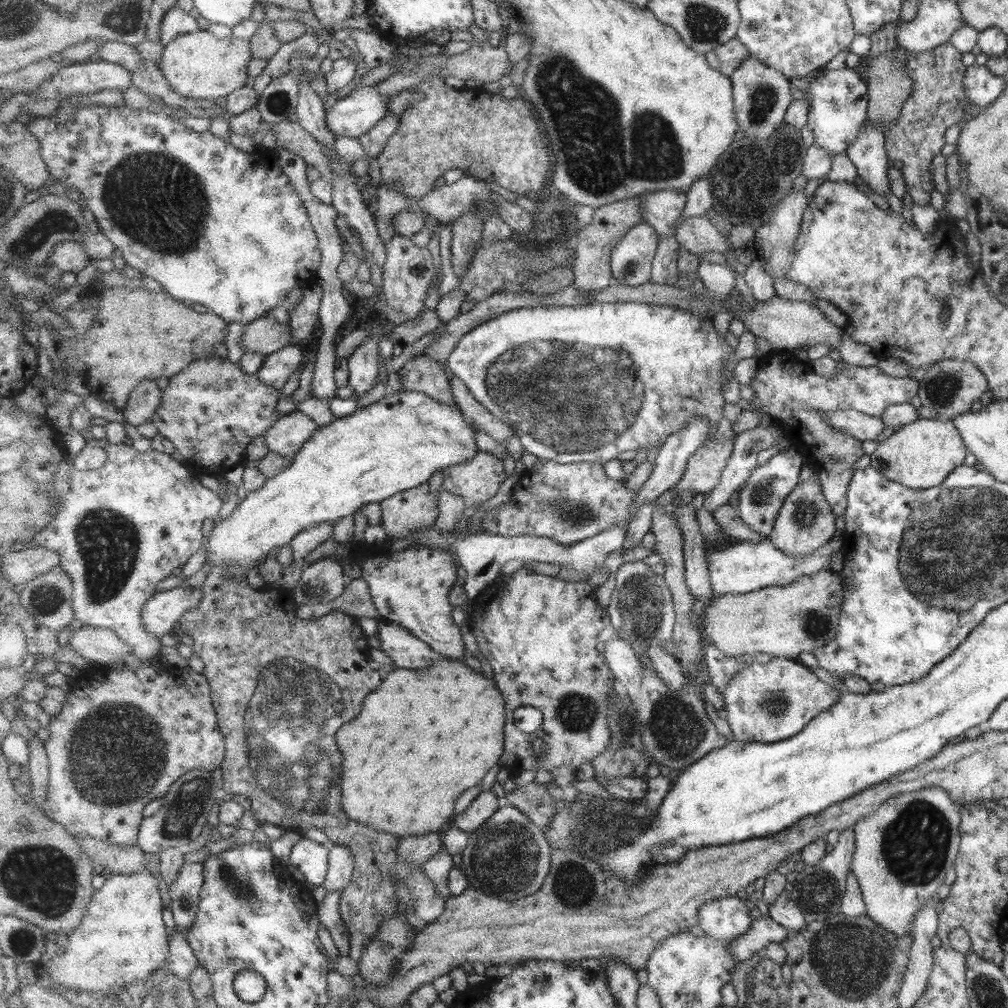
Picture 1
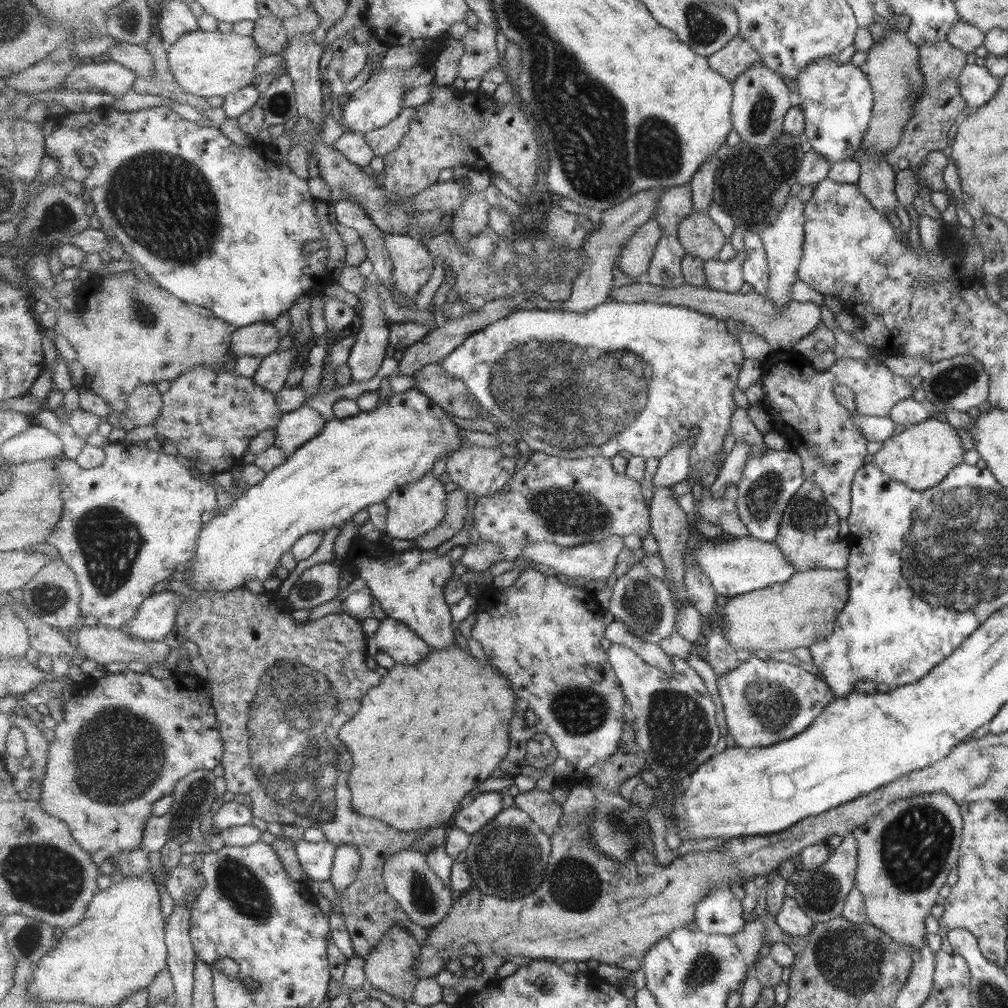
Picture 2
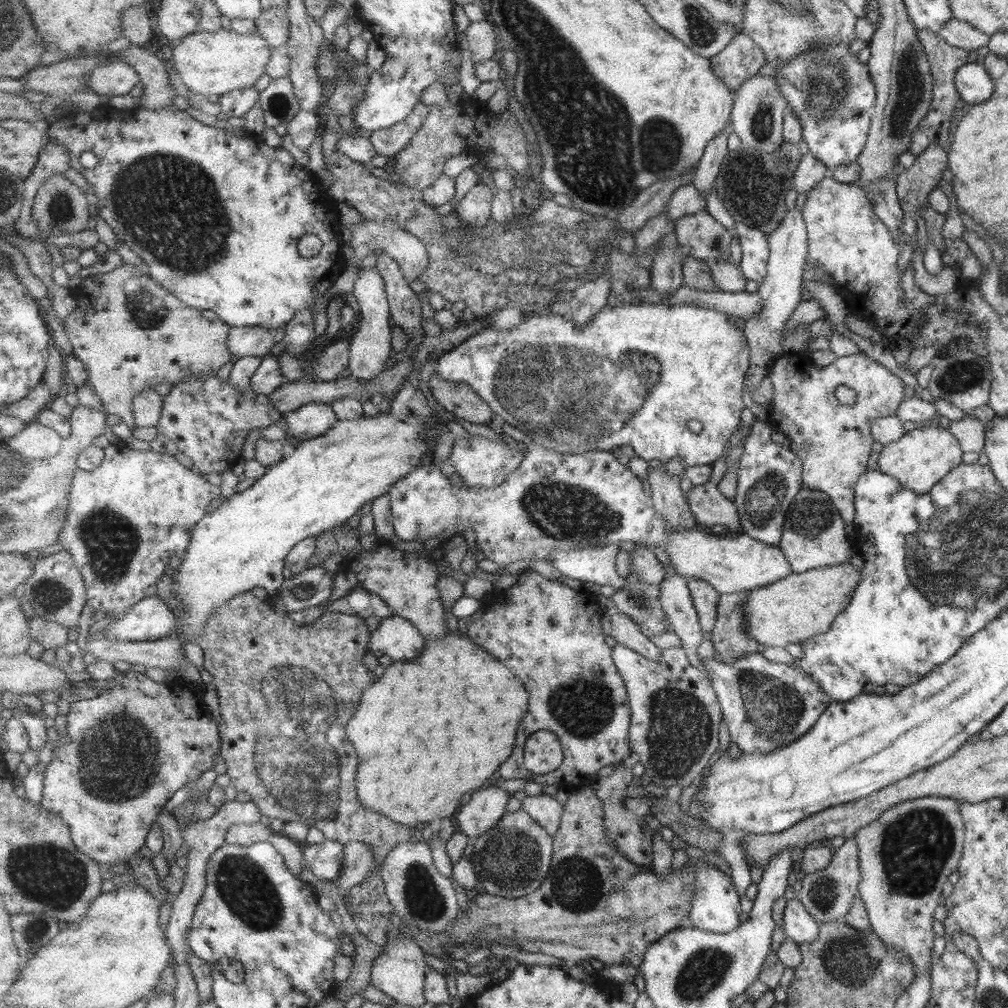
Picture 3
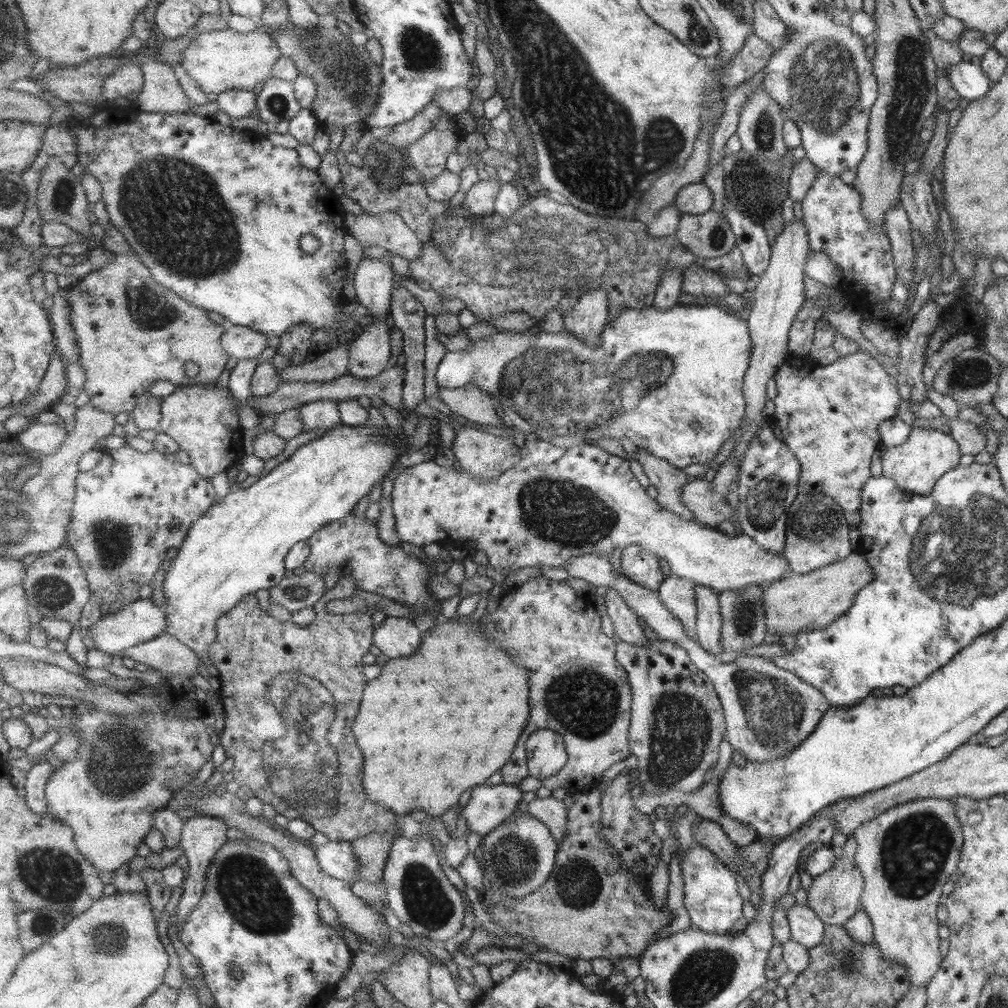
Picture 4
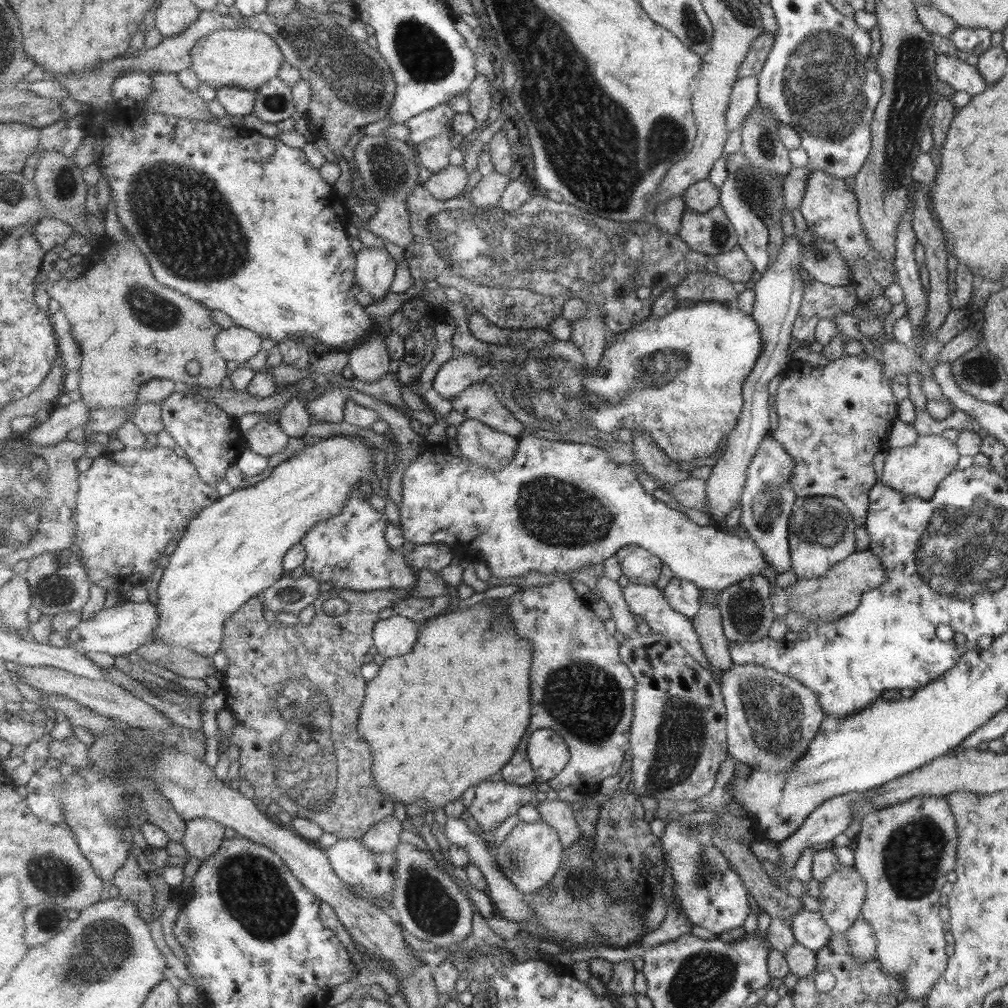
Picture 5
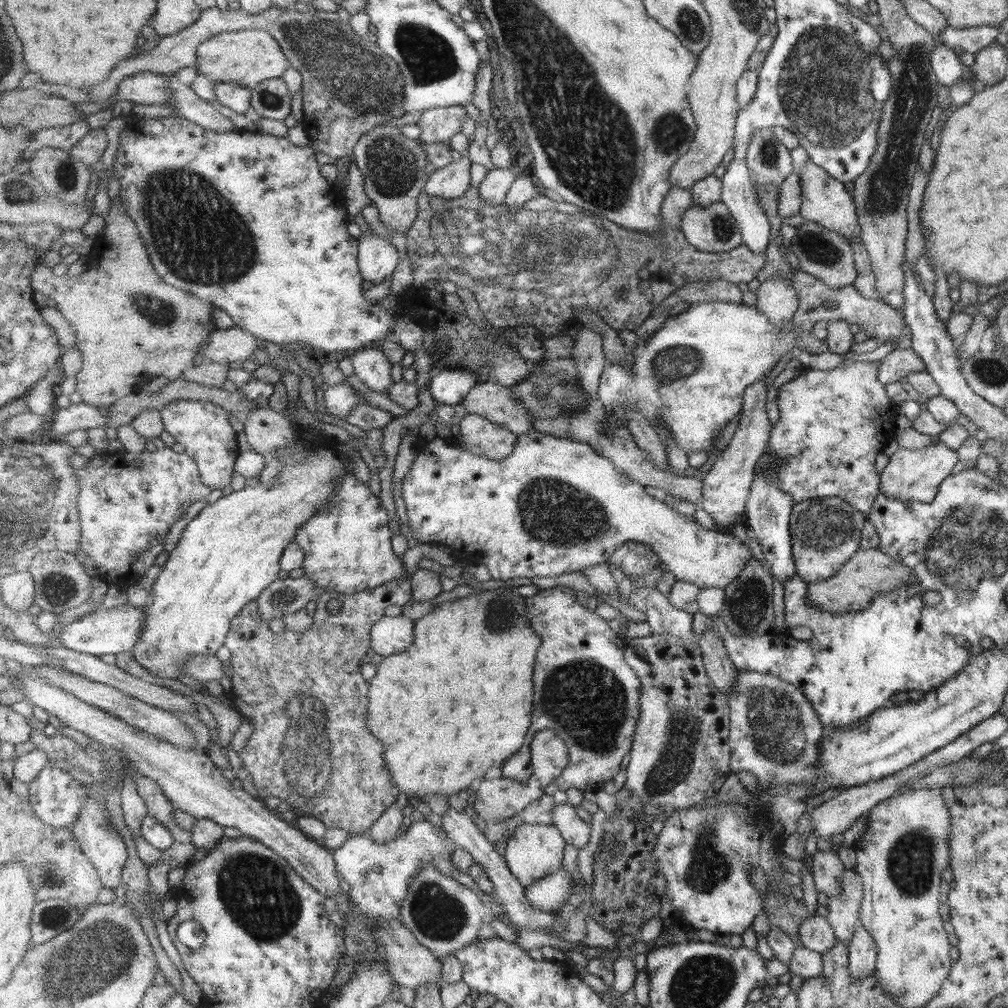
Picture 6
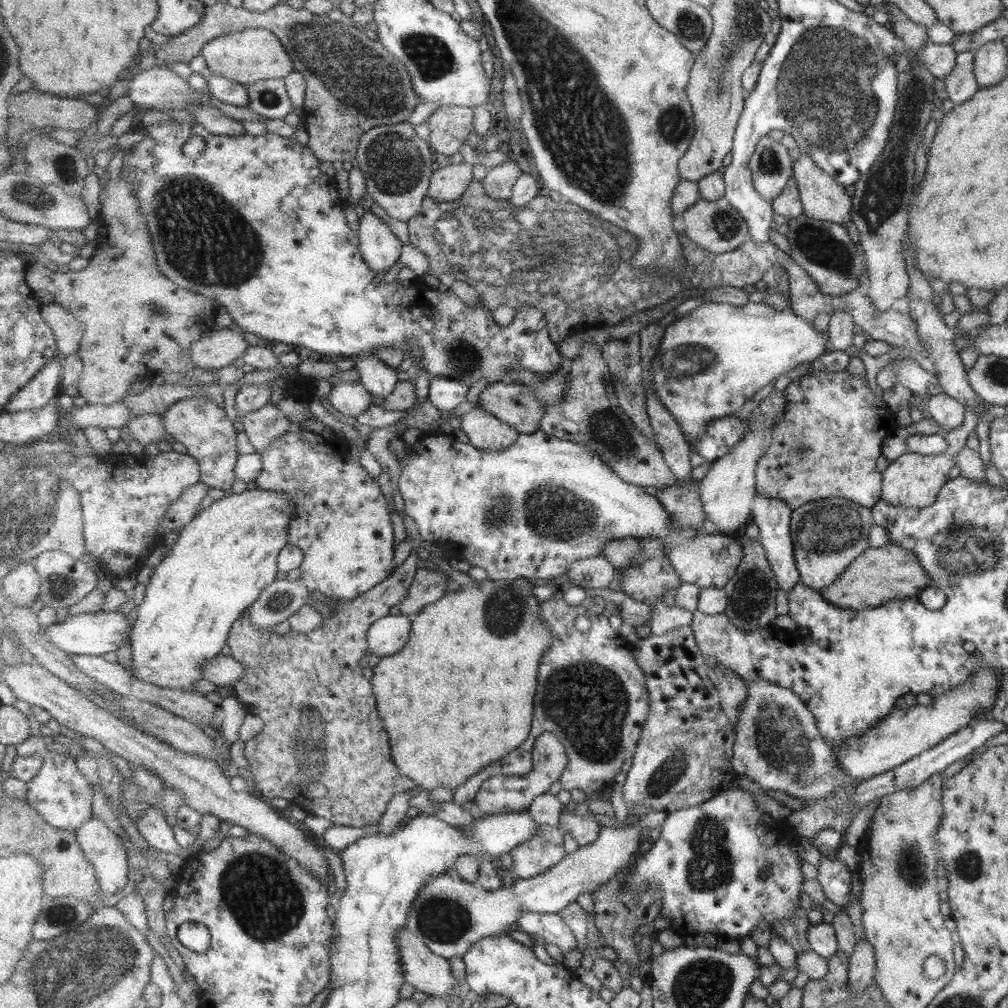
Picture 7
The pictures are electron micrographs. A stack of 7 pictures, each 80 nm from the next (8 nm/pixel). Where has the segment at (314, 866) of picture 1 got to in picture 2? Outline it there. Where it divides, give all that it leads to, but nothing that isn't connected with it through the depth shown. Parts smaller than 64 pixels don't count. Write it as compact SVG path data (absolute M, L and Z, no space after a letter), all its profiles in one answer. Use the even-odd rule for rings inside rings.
M300 840L295 843L296 856L307 875L313 881L330 881L338 845L329 840L309 842Z

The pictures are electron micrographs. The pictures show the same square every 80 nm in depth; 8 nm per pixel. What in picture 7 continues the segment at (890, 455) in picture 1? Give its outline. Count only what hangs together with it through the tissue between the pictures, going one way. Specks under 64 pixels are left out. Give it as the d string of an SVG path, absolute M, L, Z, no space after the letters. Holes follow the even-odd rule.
M905 450L889 462L883 470L880 484L880 498L891 506L923 508L933 504L936 494L948 479L949 469L954 460L948 453L922 455Z

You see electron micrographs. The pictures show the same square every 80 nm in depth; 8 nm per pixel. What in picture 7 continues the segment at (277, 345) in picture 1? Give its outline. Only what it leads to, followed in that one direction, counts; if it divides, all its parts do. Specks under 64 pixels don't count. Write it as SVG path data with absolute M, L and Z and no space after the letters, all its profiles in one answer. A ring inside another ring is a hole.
M218 329L206 333L201 339L195 341L189 351L192 361L204 369L219 369L232 365L237 358L242 359L246 350L250 347L245 338L236 330Z

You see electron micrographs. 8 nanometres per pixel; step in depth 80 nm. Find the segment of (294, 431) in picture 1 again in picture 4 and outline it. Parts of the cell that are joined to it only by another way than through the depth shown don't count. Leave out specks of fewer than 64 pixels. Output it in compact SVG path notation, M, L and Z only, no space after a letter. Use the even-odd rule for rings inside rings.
M325 400L313 402L300 408L300 415L304 428L302 431L317 432L321 428L334 428L343 424L340 410L340 402Z

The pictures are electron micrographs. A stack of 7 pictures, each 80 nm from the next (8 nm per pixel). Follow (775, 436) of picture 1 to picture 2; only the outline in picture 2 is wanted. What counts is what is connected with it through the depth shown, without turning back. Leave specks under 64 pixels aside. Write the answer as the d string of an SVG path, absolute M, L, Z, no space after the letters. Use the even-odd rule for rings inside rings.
M735 443L728 456L724 459L722 469L718 479L710 486L710 491L714 498L721 498L728 492L730 484L733 487L739 482L742 470L750 453L750 445L745 443Z

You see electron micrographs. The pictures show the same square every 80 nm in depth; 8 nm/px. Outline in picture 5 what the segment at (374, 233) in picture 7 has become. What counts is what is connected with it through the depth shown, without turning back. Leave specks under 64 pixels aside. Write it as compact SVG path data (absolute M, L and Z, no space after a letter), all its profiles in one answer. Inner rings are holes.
M364 246L358 252L357 285L365 293L373 295L379 302L389 294L389 288L395 280L397 262L389 252L375 246Z

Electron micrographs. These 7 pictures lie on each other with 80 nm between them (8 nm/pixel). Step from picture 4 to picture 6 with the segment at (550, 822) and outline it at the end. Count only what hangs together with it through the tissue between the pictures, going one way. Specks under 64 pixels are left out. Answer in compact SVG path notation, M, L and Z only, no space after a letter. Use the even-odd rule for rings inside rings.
M569 803L555 805L552 810L552 824L564 836L567 843L583 848L591 838L591 825L579 817L576 808Z

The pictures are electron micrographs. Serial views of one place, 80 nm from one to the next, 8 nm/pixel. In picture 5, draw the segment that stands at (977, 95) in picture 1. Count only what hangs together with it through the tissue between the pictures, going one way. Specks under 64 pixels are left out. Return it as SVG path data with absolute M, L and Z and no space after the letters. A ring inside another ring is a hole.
M935 55L934 69L939 83L949 85L956 92L965 92L972 97L986 87L978 70L956 56Z

